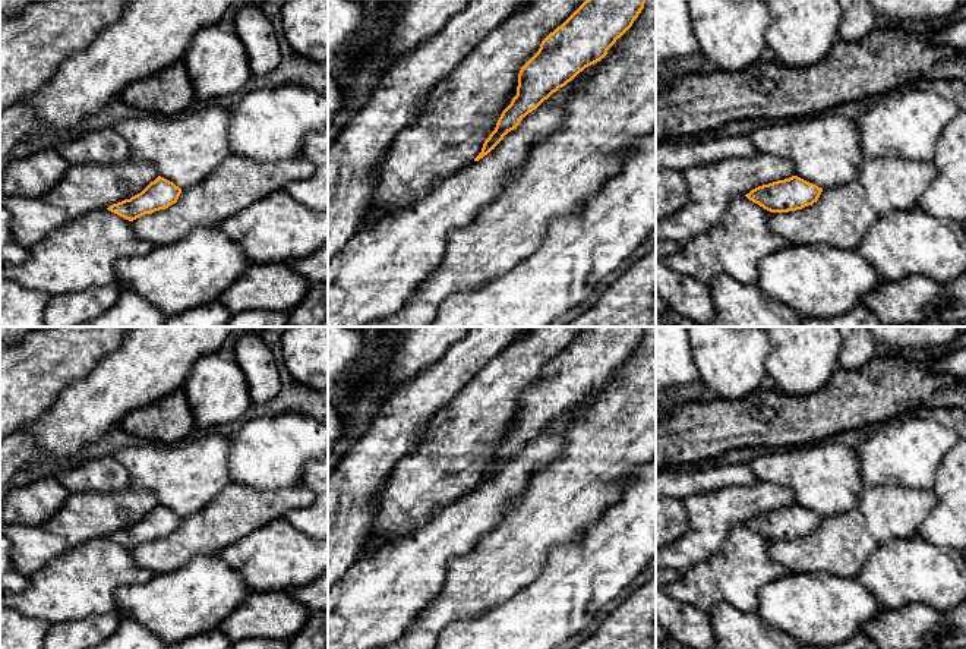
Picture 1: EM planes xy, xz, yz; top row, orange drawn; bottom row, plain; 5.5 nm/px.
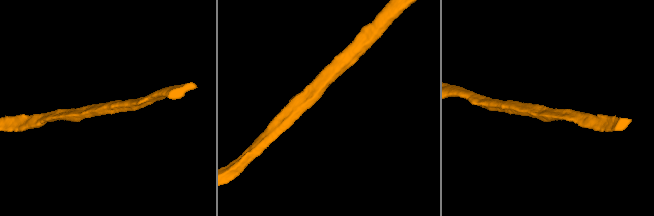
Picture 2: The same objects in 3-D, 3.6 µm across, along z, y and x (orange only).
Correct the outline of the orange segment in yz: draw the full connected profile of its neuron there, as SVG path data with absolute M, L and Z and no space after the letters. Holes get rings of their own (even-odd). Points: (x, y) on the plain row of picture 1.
M830 440L770 450L749 461L758 482L789 488L795 502L752 517L745 524L770 541L802 538L824 517L855 508L865 488L856 448Z

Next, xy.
M208 432L201 438L187 438L177 444L148 442L117 450L111 457L126 467L129 488L155 492L158 505L141 522L113 532L107 538L133 549L145 542L152 542L176 532L184 517L205 508L233 483L228 470L228 454L230 438L215 432Z

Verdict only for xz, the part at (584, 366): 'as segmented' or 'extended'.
extended

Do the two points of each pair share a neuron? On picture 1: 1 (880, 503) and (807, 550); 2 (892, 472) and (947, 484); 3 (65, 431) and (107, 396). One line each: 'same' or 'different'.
1: same
2: different
3: same

